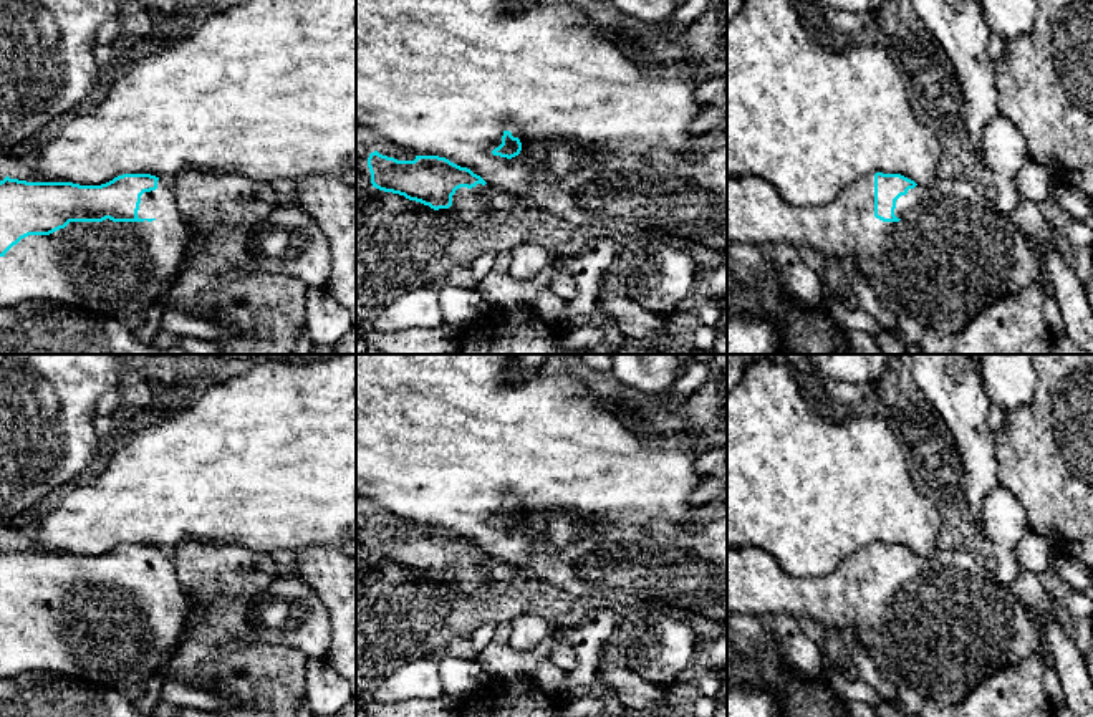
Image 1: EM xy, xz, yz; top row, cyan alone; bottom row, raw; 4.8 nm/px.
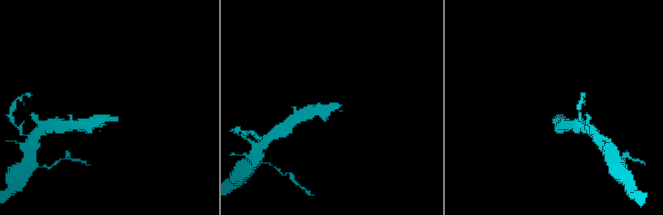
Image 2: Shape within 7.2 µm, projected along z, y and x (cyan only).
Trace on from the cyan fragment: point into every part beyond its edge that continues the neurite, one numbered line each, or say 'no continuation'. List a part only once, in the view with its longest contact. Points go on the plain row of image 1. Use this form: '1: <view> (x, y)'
1: xy (115, 640)

